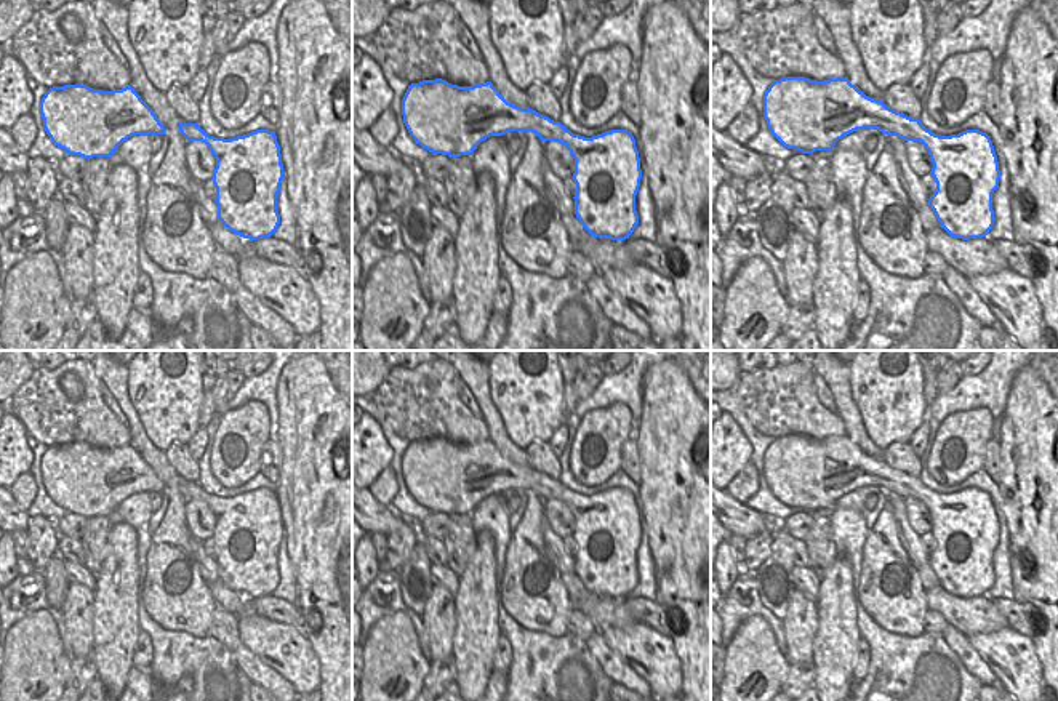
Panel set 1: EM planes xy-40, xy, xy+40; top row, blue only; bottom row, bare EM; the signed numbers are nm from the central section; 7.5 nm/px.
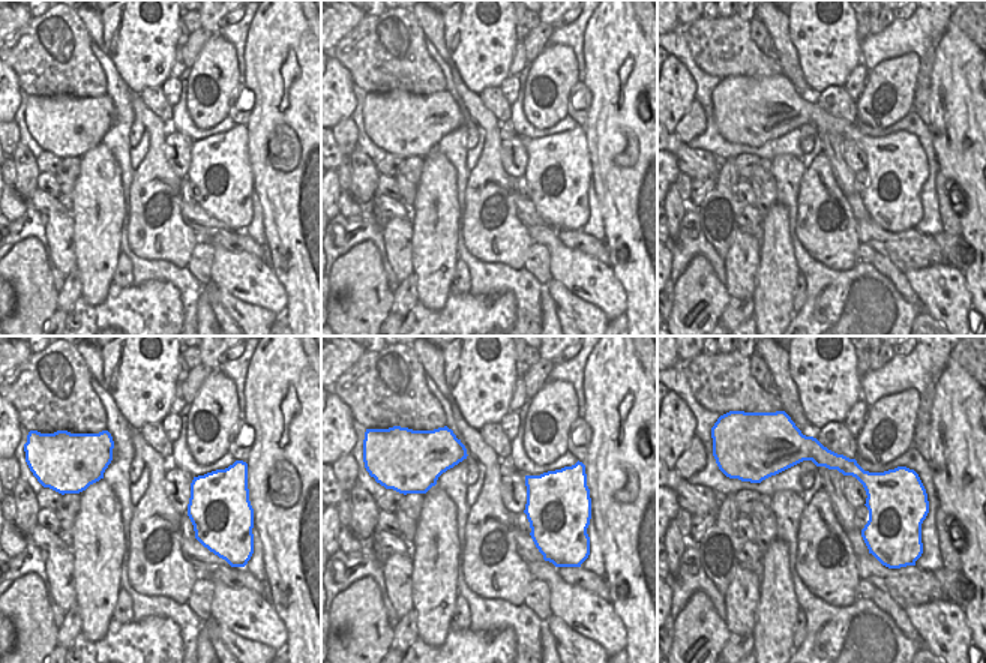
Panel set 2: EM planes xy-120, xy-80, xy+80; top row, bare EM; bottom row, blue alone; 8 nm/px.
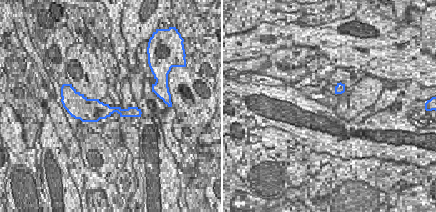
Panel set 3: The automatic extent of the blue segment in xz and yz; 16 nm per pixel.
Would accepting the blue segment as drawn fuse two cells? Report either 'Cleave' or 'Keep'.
Keep

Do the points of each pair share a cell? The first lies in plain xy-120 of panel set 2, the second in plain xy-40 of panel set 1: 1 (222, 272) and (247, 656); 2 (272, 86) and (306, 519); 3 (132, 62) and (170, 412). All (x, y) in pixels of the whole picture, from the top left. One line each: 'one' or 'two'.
1: two
2: one
3: one

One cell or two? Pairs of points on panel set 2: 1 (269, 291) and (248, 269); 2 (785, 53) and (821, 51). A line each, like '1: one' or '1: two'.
1: one
2: two

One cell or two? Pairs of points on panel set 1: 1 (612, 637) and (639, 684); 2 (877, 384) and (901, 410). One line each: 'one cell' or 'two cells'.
1: two cells
2: one cell

